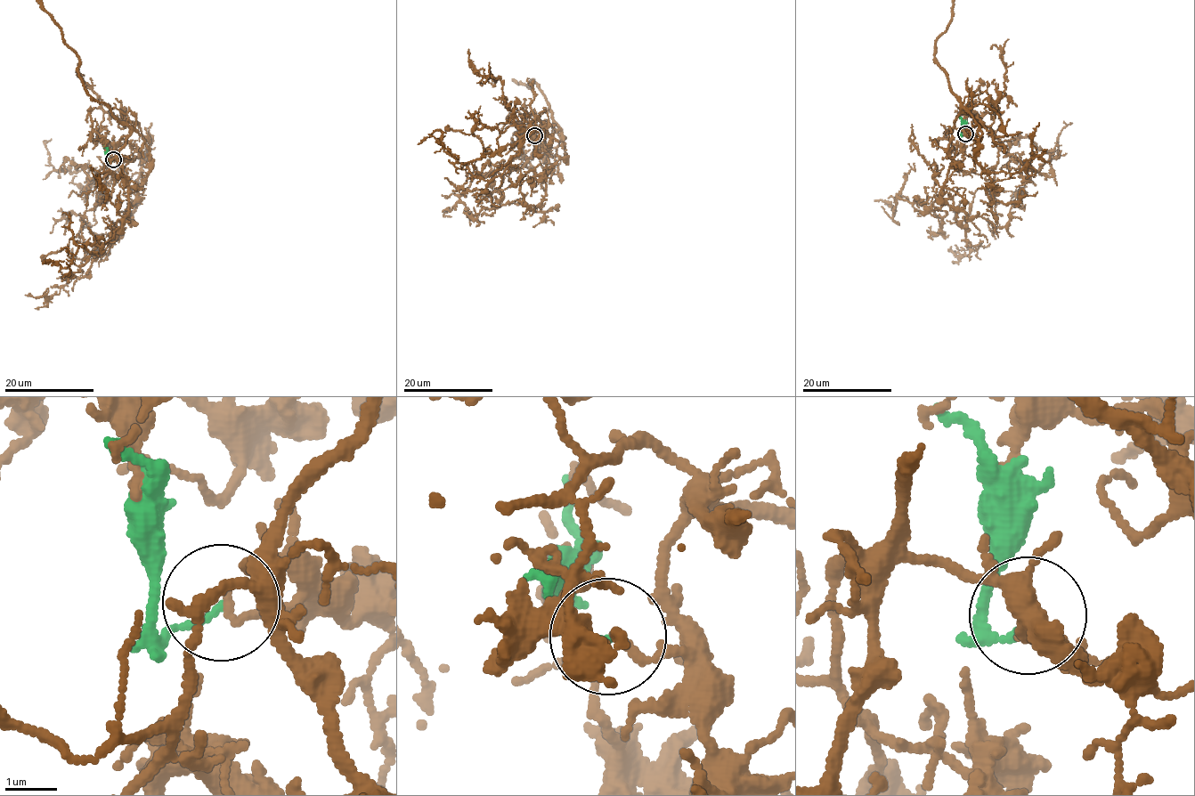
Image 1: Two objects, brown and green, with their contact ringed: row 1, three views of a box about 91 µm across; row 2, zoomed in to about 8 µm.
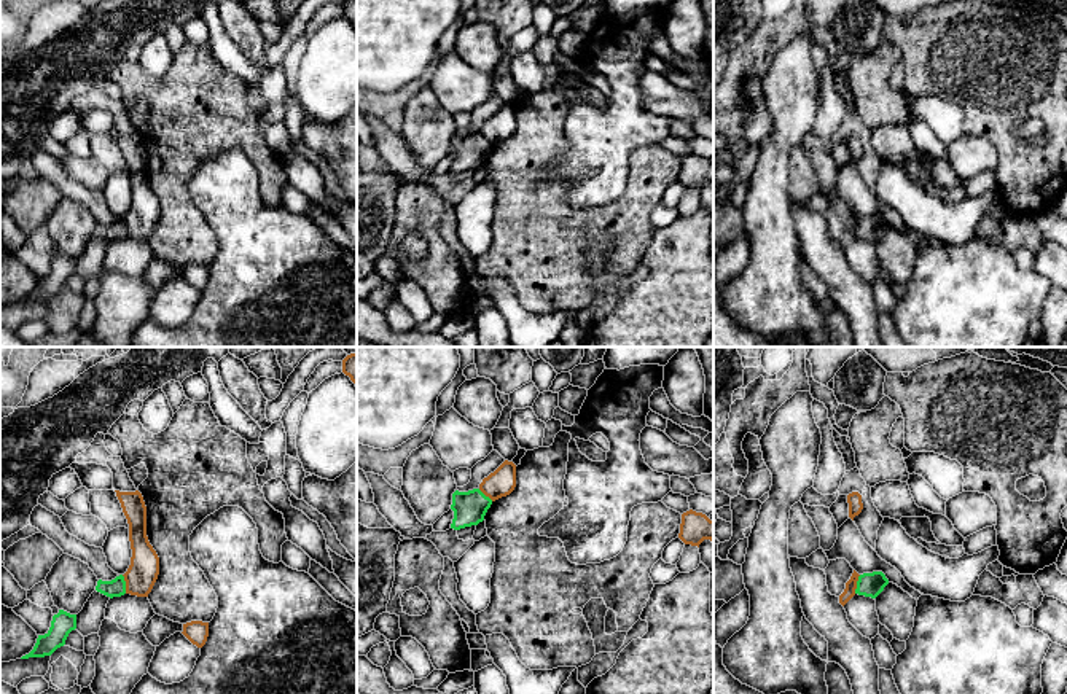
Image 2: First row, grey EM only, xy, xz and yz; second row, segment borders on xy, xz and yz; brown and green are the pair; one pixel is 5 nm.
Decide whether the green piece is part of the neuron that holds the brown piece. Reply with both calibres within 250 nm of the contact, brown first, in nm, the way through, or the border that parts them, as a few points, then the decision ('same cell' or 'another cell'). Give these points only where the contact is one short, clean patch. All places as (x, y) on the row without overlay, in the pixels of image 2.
160/90 nm | along xy (121, 218), (126, 236) | another cell

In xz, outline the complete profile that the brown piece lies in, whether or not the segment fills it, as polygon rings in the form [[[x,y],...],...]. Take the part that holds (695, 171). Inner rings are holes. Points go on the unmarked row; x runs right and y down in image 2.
[[[693,153],[686,154],[682,158],[678,181],[685,188],[698,191],[704,183],[710,183],[713,186],[713,164],[702,156],[696,156]]]

